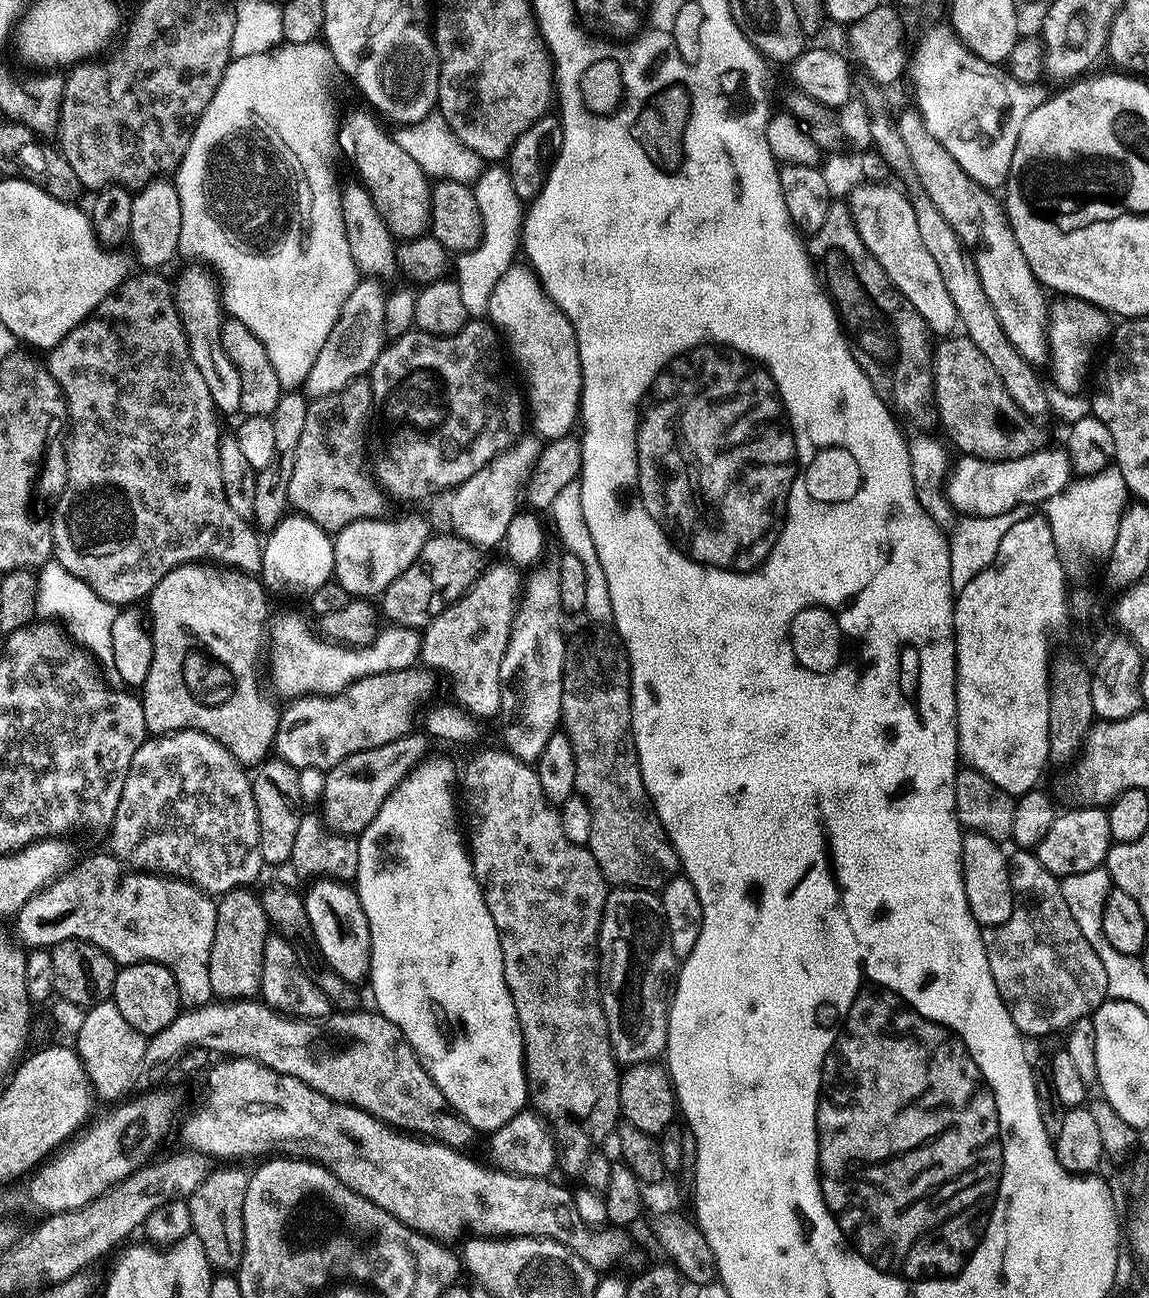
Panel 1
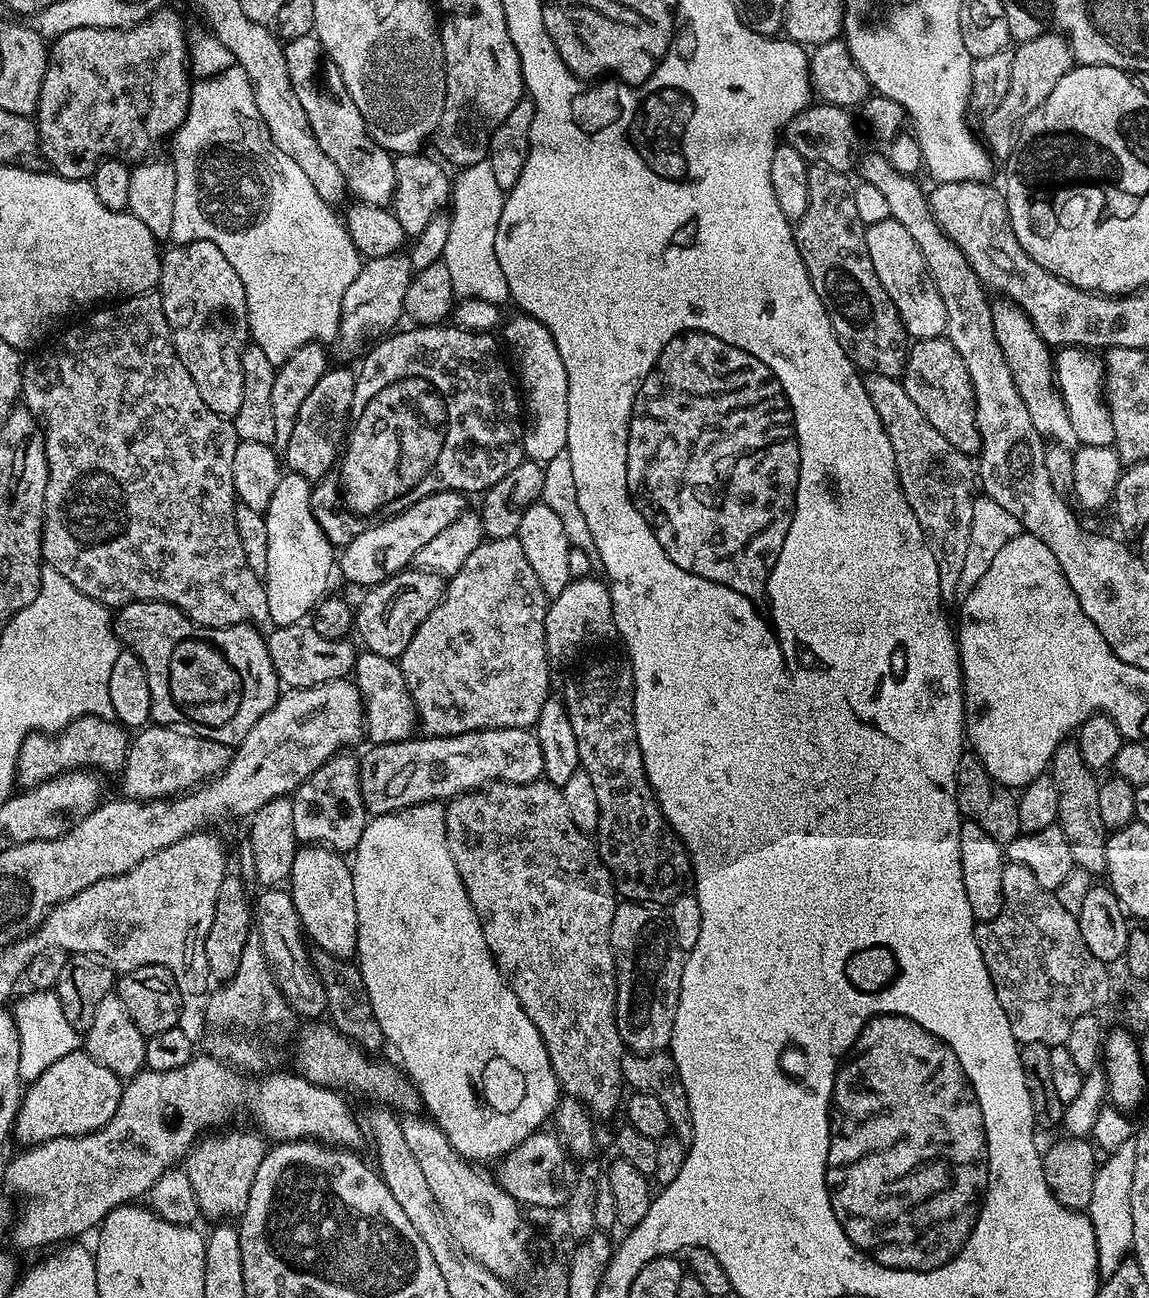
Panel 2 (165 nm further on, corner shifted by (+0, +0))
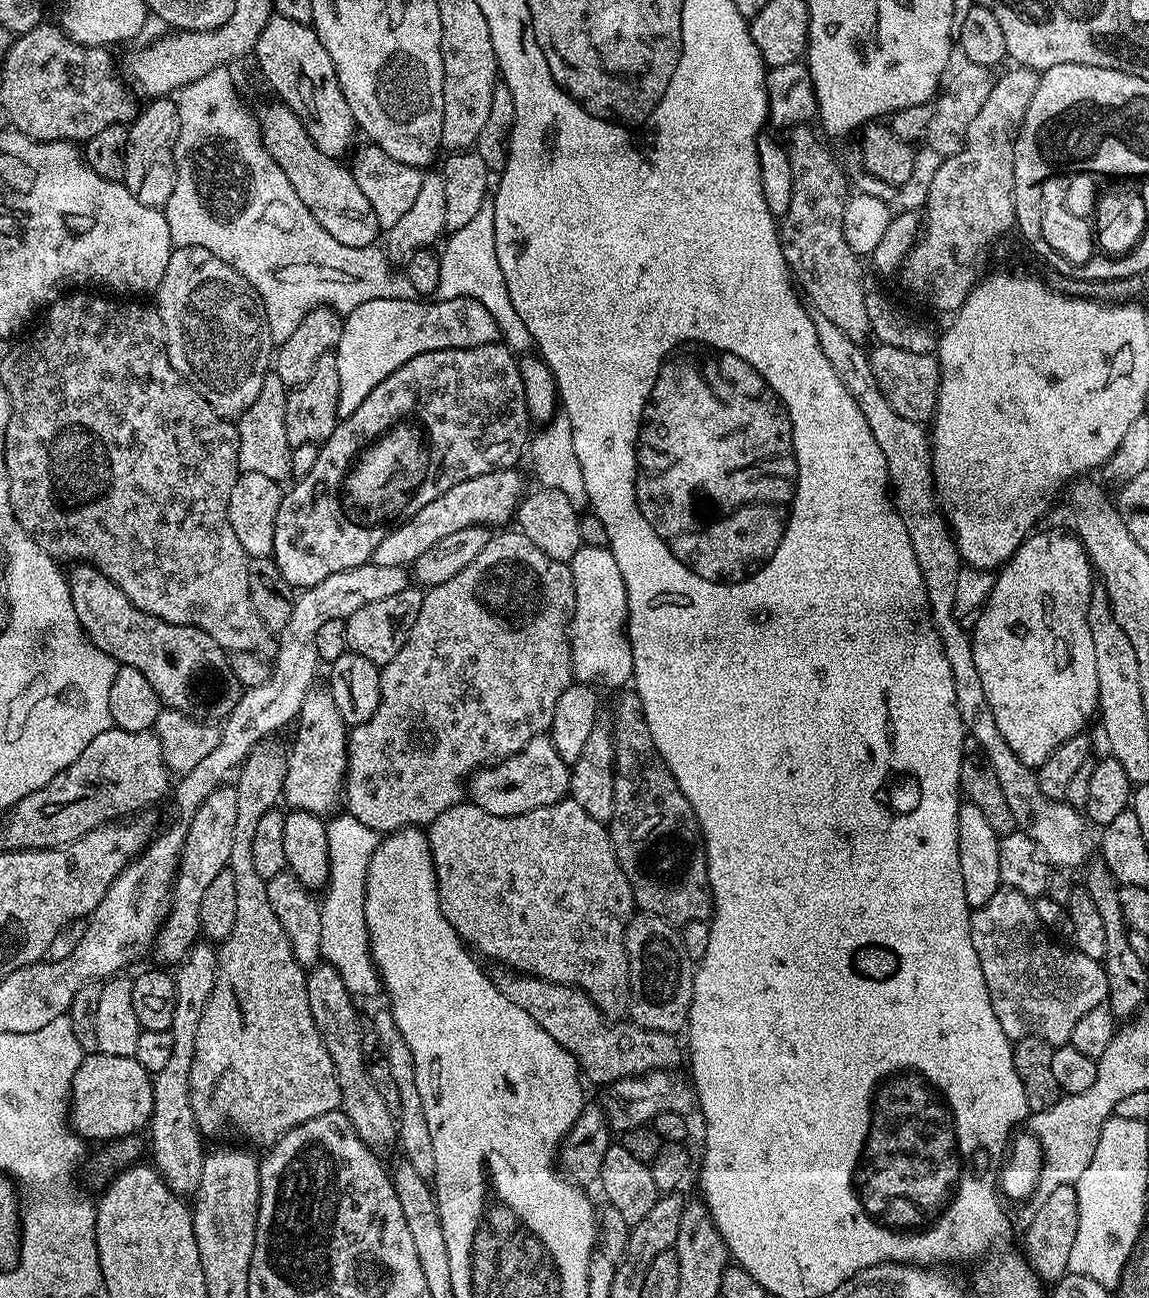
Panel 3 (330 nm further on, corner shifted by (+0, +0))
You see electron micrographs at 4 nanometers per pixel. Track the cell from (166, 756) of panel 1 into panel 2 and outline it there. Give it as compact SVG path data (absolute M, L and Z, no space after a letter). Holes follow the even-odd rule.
M148 726L137 731L128 745L128 757L124 760L123 795L130 800L163 800L183 794L219 776L233 749L226 744L207 740L175 726Z

